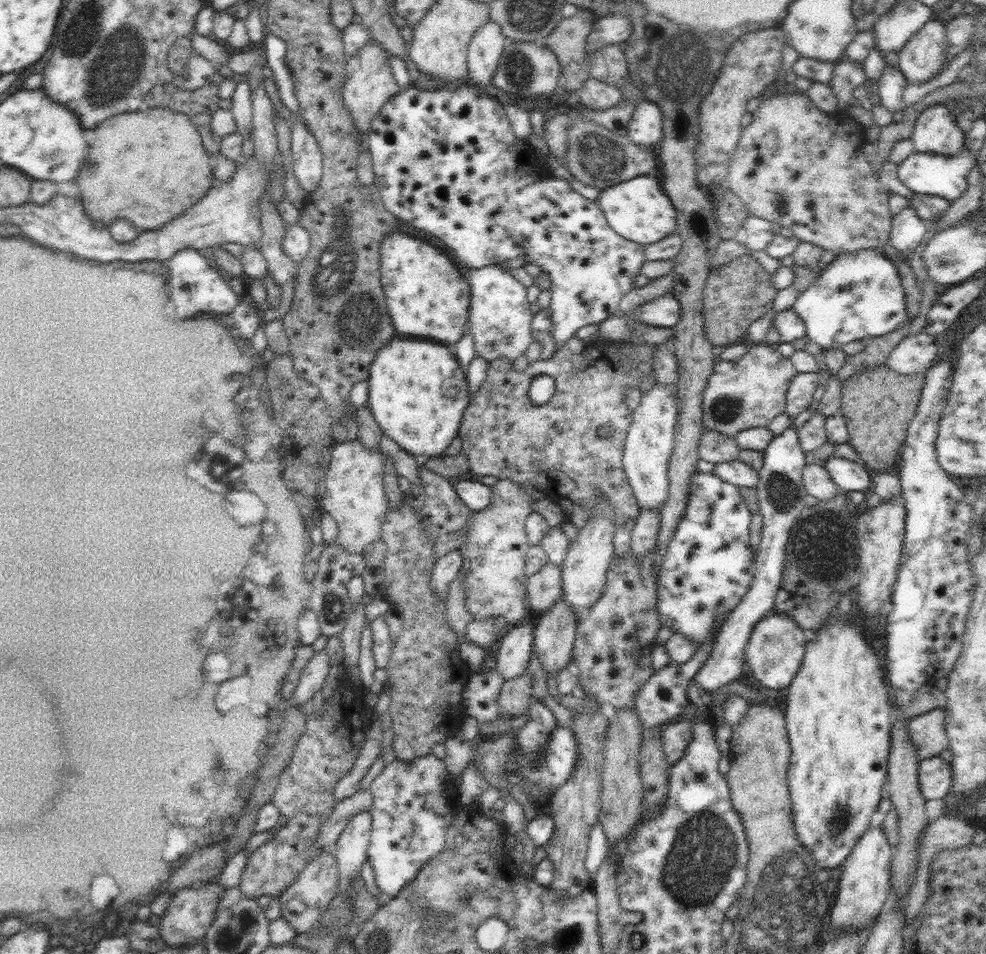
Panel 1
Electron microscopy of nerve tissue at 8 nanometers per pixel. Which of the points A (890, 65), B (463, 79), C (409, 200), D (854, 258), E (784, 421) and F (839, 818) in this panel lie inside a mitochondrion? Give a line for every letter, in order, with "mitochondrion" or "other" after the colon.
A: other
B: other
C: other
D: other
E: other
F: mitochondrion

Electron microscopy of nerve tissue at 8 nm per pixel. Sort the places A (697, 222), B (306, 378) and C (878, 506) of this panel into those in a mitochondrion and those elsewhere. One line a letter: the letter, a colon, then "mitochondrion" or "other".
A: mitochondrion
B: other
C: other

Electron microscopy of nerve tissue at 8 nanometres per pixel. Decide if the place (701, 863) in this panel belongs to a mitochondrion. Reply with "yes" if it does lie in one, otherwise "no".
yes

